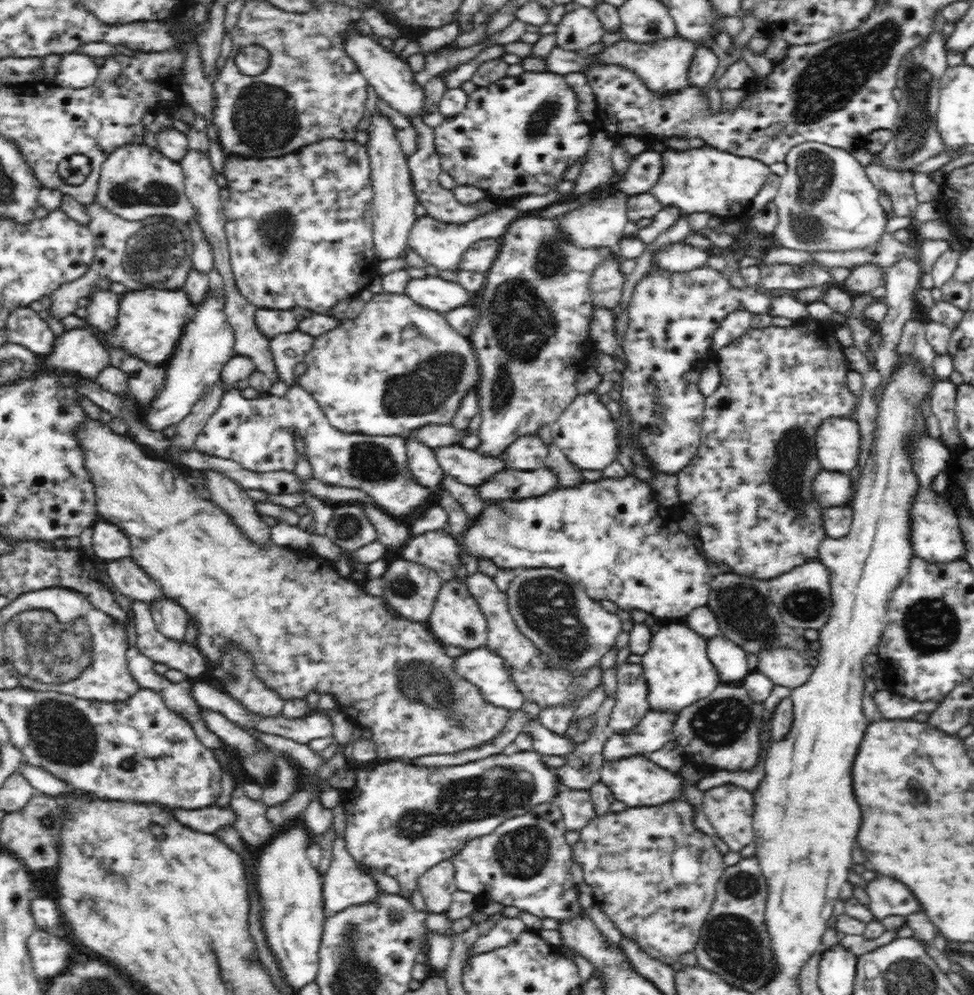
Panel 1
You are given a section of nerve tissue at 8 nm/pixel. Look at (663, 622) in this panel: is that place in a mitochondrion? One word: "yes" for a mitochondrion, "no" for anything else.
no

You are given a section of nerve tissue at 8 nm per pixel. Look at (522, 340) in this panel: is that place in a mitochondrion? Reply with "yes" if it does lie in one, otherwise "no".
yes

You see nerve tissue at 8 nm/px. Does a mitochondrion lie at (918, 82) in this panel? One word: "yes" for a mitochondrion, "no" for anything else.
yes

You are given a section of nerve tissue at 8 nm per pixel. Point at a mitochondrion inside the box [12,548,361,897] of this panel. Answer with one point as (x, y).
(61, 731)

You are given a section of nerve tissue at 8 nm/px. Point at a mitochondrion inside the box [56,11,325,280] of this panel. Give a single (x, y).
(264, 119)

